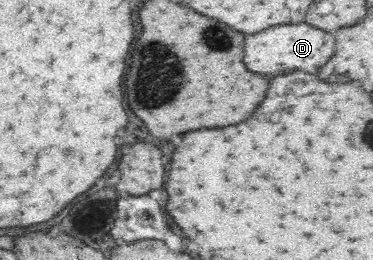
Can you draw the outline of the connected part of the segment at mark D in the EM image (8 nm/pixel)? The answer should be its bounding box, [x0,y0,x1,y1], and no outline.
[243,23,335,75]

